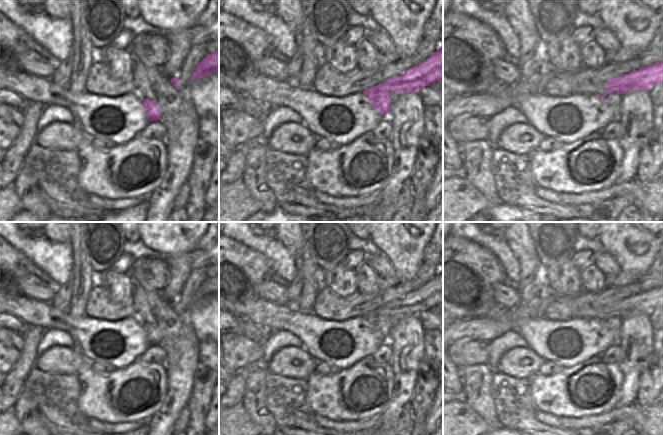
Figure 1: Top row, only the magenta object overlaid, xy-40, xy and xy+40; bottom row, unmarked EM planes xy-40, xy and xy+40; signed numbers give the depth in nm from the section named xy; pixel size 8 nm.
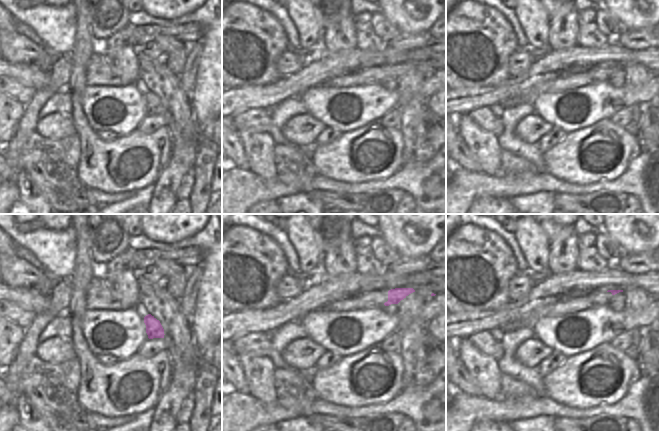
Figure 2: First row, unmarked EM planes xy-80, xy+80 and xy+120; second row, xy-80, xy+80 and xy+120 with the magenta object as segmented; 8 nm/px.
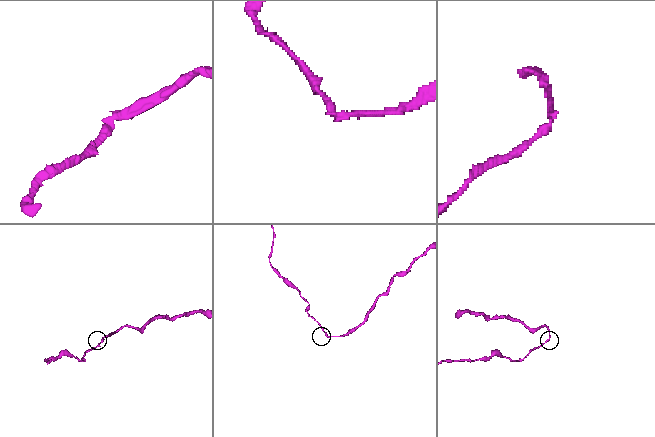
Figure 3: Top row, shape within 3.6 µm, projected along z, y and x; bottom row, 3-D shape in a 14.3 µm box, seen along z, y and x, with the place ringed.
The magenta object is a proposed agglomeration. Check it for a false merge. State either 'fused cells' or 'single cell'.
fused cells

